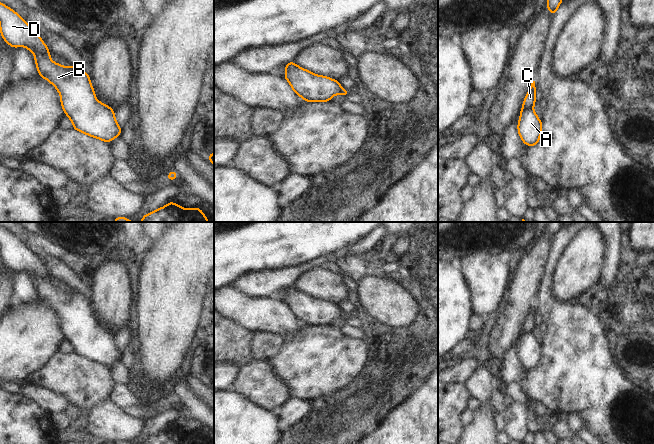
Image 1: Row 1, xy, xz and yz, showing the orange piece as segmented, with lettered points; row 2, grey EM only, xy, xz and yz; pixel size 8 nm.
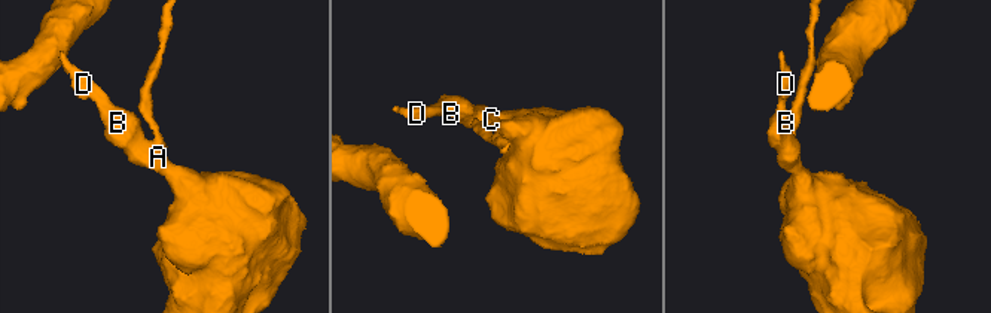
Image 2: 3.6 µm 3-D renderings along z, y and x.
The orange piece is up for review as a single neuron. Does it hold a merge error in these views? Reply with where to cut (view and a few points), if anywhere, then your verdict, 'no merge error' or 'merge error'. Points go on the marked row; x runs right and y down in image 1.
yz (532, 109), (522, 110) | merge error

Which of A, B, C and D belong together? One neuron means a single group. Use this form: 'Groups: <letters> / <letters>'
Groups: A B D / C

